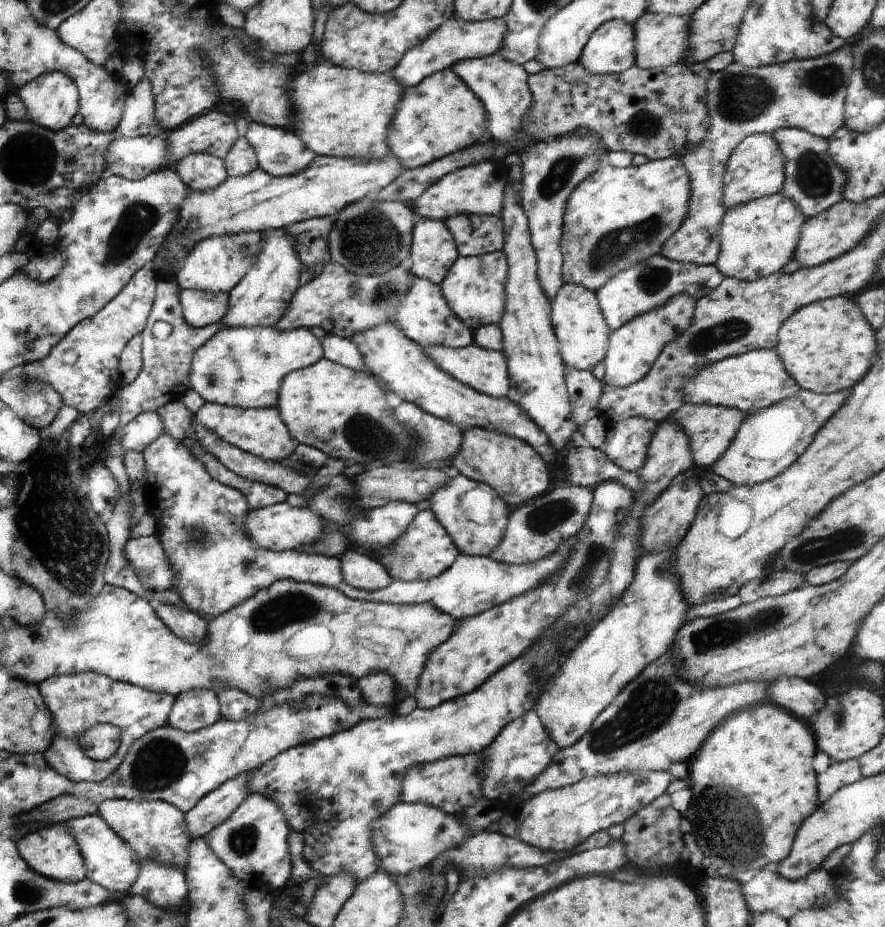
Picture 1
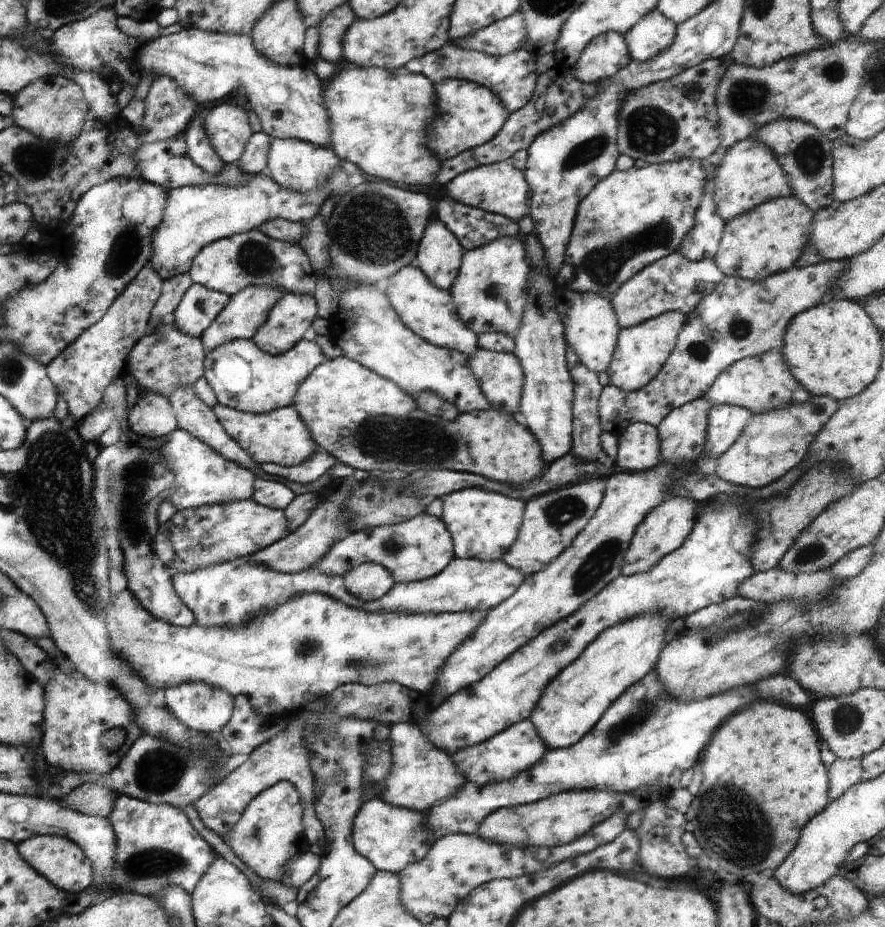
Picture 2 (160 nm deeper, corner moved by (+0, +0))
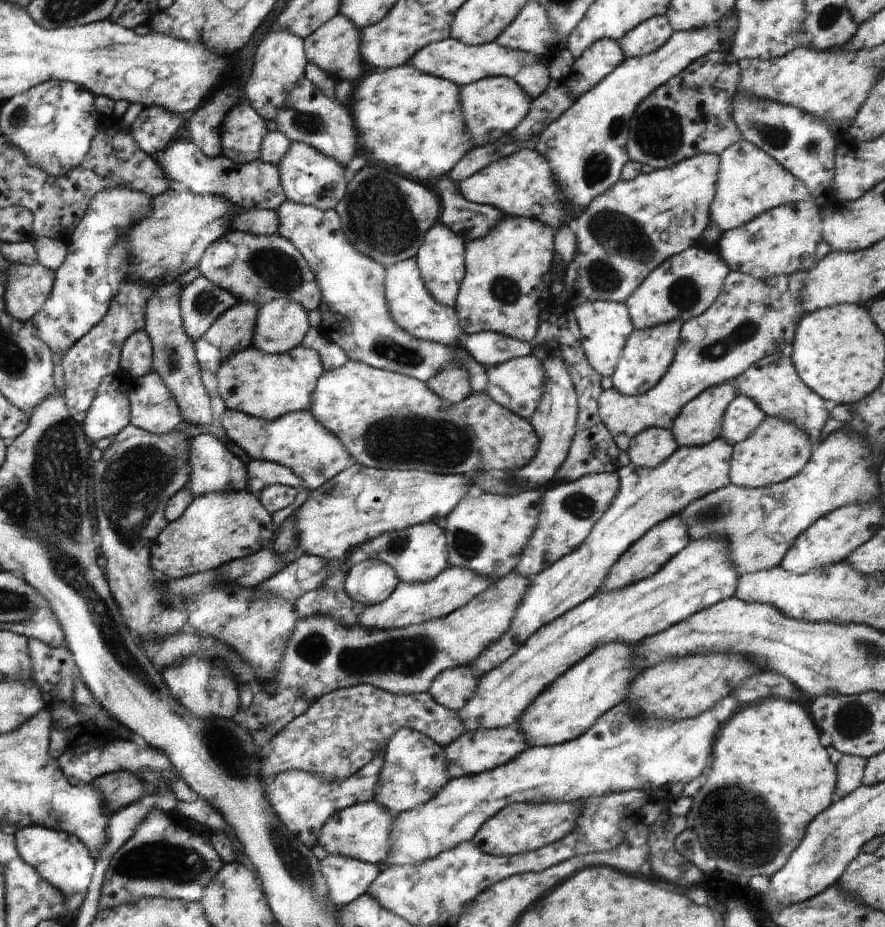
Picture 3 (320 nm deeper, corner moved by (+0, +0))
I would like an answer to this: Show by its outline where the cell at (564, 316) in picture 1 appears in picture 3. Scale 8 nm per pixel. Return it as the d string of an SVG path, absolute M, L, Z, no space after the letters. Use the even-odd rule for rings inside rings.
M579 300L572 305L572 310L580 329L581 347L584 349L589 365L602 378L612 376L626 344L626 339L635 329L626 303Z

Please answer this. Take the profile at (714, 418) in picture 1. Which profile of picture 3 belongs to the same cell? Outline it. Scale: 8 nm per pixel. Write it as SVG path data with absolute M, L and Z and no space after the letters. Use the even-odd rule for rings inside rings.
M738 394L726 409L720 437L734 446L747 439L766 417L767 414L749 396Z

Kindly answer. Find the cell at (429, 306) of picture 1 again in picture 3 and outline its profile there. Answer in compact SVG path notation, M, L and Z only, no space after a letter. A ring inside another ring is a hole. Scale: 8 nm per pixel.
M414 259L398 261L396 264L386 268L384 288L386 304L394 322L414 338L450 347L464 333L455 307L440 304L437 300L434 300L433 296L430 296Z

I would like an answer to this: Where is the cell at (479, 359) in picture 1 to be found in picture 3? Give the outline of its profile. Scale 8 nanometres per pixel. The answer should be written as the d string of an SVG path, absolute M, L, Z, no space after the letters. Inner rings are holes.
M529 354L528 356L510 359L508 362L489 367L486 370L488 375L486 392L498 404L504 405L509 411L530 421L532 413L543 399L545 383L547 382L545 368L540 359L536 358L536 355Z

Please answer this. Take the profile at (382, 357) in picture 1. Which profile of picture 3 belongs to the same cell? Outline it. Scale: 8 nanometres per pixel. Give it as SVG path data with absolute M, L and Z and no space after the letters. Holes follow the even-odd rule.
M285 200L277 213L277 233L290 240L315 274L322 295L317 308L322 316L320 329L344 350L350 361L360 361L422 382L431 379L448 363L458 361L469 372L472 393L487 390L486 368L477 363L466 350L414 338L394 322L386 304L386 268L346 240L342 228L337 227L339 214L334 209L323 211L312 205Z

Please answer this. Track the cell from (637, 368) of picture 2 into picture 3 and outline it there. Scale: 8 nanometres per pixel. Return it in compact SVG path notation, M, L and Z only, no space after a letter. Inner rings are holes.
M680 319L671 323L656 325L647 329L634 329L626 339L621 357L613 372L613 387L625 395L641 395L654 388L668 367L672 364L679 343L683 322Z

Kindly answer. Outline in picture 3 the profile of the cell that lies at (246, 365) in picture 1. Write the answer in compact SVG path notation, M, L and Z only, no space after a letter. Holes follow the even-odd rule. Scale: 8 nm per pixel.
M252 345L234 354L216 373L218 396L222 398L222 405L231 411L266 420L280 419L294 411L311 410L313 392L324 371L319 354L302 345L294 347L292 352L277 355L262 352Z

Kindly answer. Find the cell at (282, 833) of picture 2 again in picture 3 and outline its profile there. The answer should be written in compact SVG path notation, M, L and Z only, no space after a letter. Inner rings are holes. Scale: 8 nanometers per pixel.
M385 747L366 766L343 779L329 781L300 769L278 773L267 784L267 797L272 803L273 811L290 832L296 834L308 848L313 848L319 844L320 829L332 815L343 808L373 799L374 786L384 764L384 750Z

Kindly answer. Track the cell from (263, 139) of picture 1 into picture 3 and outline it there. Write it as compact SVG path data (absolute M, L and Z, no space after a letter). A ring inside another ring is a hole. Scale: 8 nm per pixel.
M293 141L277 167L286 200L325 211L334 209L346 192L343 166L313 146Z

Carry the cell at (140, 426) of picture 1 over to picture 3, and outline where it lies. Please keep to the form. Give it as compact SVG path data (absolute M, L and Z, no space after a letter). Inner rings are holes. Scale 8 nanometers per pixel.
M154 370L138 377L136 388L132 388L131 424L156 435L184 425L179 406Z

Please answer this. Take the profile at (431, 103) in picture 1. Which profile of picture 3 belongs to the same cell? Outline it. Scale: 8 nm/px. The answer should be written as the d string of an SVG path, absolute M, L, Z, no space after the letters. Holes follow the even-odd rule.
M507 76L484 77L467 85L460 87L461 107L465 116L467 129L475 140L475 146L481 147L485 144L494 144L498 142L503 135L515 129L518 124L526 118L528 111L533 103L533 98L518 84L515 80Z

